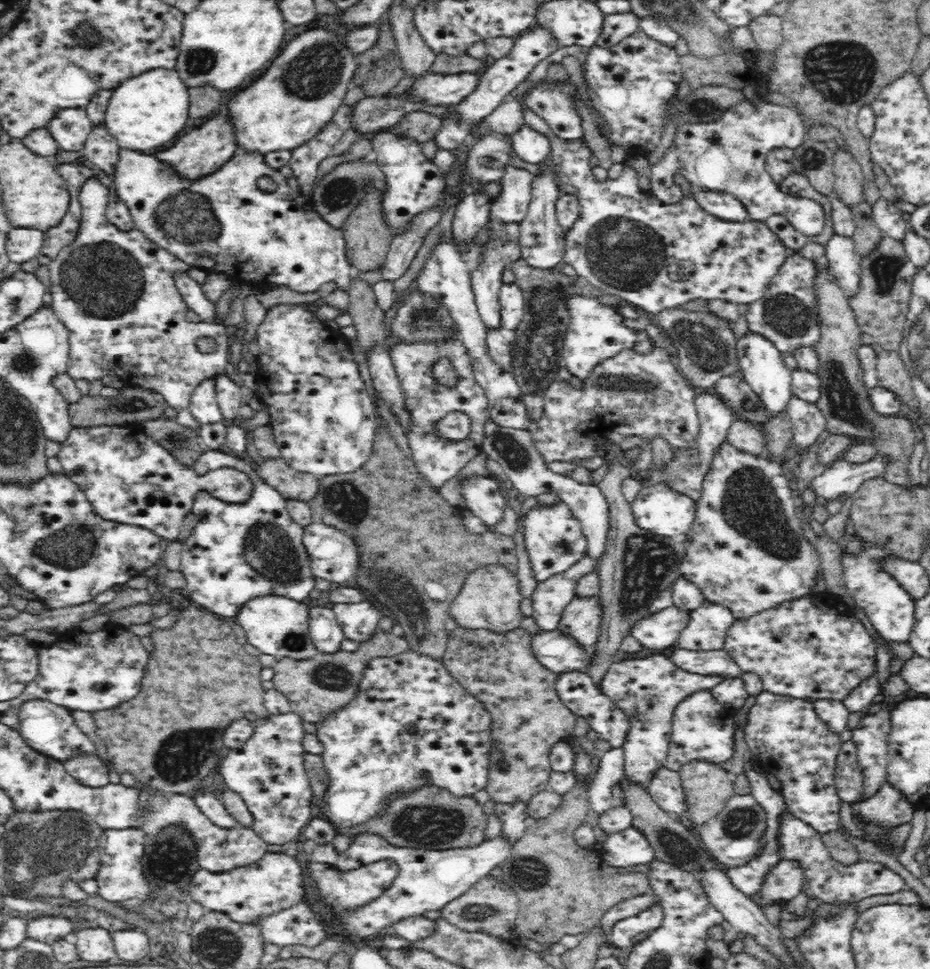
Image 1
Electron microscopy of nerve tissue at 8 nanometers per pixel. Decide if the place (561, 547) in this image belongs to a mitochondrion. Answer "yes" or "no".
yes

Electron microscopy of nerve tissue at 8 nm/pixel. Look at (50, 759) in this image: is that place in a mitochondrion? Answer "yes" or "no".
no

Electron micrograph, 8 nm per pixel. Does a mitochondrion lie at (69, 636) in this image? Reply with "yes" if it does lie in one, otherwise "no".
no

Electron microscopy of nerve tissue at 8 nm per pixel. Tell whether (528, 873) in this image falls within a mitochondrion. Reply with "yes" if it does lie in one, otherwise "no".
yes

